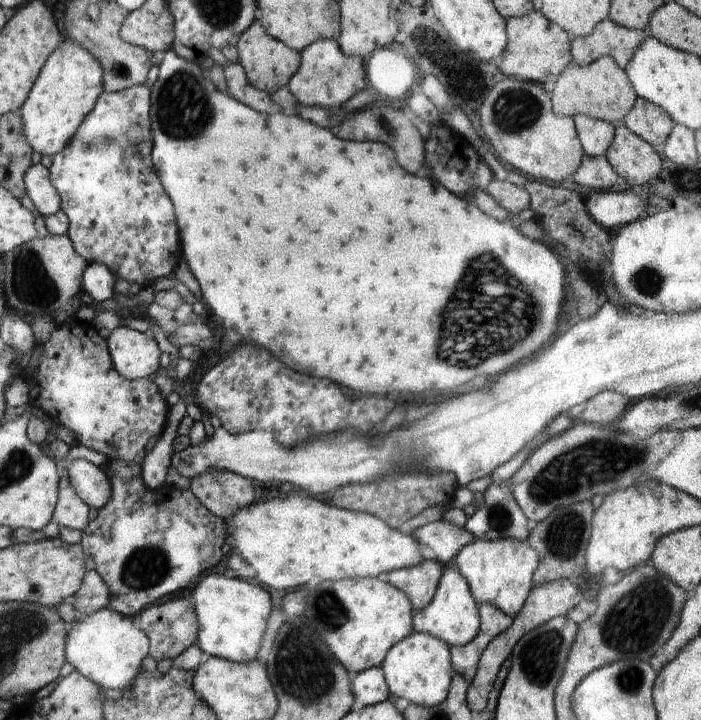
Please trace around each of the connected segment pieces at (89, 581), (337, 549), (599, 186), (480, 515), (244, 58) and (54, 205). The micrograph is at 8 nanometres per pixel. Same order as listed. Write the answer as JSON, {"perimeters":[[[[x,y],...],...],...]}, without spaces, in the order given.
{"perimeters":[[[[86,570],[80,589],[70,600],[77,614],[84,617],[92,612],[107,608],[108,588],[96,571]]],[[[288,496],[288,498],[272,498],[271,500],[263,498],[259,503],[254,502],[243,510],[237,511],[230,521],[225,521],[225,529],[227,530],[227,538],[229,533],[232,533],[232,538],[234,539],[232,548],[238,549],[240,555],[242,554],[242,559],[250,566],[254,567],[257,584],[260,586],[263,585],[266,588],[274,588],[274,590],[296,588],[296,584],[300,584],[300,586],[302,586],[302,584],[308,584],[310,578],[320,578],[320,580],[345,580],[346,578],[378,577],[382,572],[416,567],[424,561],[424,556],[422,556],[422,552],[420,552],[420,544],[411,533],[404,534],[402,529],[391,528],[382,520],[379,520],[376,516],[370,515],[369,513],[340,510],[340,508],[330,506],[330,504],[318,502],[318,500],[314,500],[314,498],[306,498],[306,496]]],[[[586,155],[580,167],[572,174],[570,181],[582,186],[596,188],[597,192],[608,191],[618,180],[618,174],[612,169],[604,156]]],[[[509,480],[502,484],[492,483],[488,490],[478,495],[477,510],[469,516],[465,530],[476,539],[498,541],[528,539],[531,530],[528,520],[512,499]]],[[[258,18],[247,30],[244,30],[236,46],[239,64],[243,67],[248,83],[252,84],[254,88],[270,94],[276,92],[277,89],[287,87],[292,76],[298,71],[301,62],[301,54],[274,37],[270,37]]],[[[42,164],[32,165],[25,173],[24,183],[27,195],[36,207],[35,213],[46,218],[61,210],[61,201],[48,168]]]]}

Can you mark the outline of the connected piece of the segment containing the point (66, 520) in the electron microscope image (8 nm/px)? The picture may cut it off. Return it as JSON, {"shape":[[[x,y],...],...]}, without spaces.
{"shape":[[[67,477],[60,478],[57,504],[53,511],[53,518],[60,527],[68,527],[84,531],[89,524],[90,507],[81,500],[81,497],[69,484]]]}

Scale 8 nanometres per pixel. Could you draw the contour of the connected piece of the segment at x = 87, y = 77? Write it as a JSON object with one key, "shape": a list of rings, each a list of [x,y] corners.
{"shape":[[[63,38],[58,48],[48,56],[19,110],[28,145],[42,156],[54,156],[64,150],[76,135],[84,118],[94,109],[103,92],[103,77],[100,62],[88,50],[70,38]]]}

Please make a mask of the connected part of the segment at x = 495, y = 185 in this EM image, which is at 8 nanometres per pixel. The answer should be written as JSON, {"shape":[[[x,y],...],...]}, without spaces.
{"shape":[[[492,179],[486,191],[490,197],[508,214],[518,216],[523,210],[530,208],[531,199],[524,188],[518,187],[509,181]]]}

